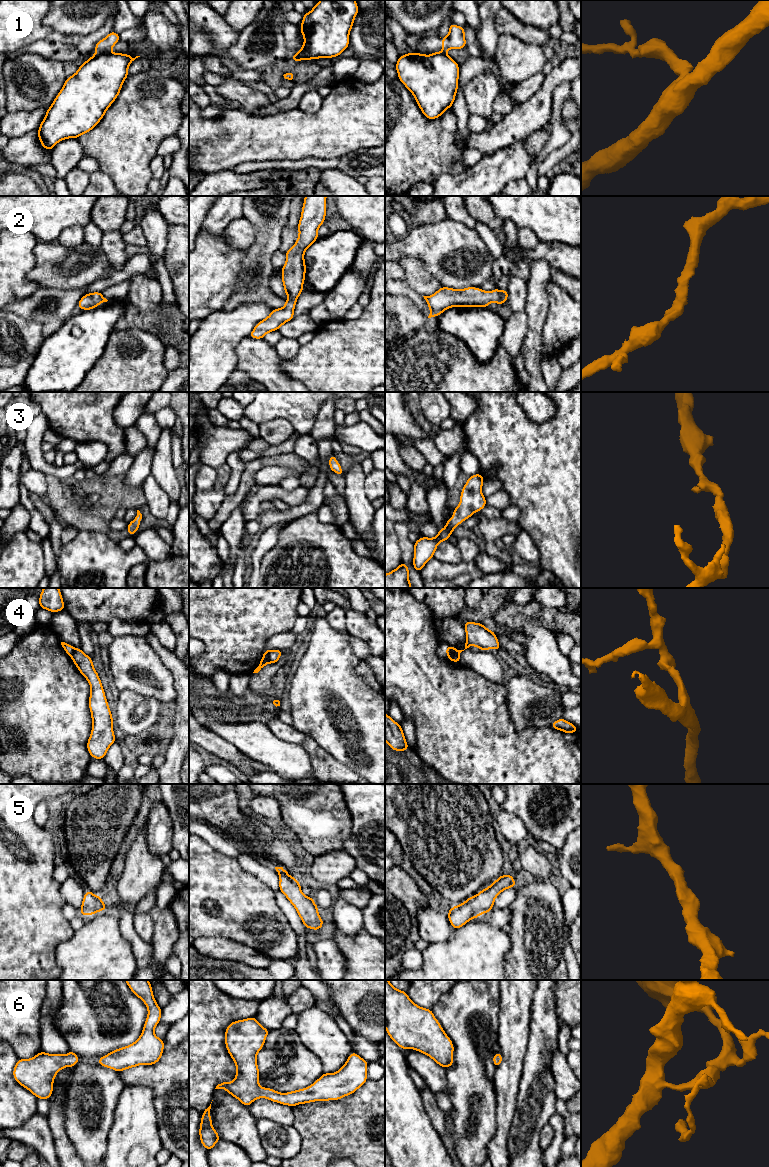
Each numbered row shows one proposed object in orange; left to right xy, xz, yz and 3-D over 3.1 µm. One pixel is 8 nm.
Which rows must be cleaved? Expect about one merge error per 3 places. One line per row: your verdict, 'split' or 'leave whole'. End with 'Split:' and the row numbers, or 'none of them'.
1: split
2: leave whole
3: leave whole
4: split
5: leave whole
6: leave whole
Split: 1, 4

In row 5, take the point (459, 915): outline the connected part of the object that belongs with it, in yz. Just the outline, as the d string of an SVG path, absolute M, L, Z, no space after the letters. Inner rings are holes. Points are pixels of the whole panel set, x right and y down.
M501 875L489 887L477 895L469 897L465 902L448 909L448 919L451 926L457 930L472 919L493 909L494 901L504 890L516 887L512 875Z

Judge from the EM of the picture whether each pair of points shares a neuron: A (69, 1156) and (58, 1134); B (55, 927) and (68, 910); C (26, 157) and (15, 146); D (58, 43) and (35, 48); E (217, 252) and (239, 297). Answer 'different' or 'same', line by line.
A: same
B: different
C: same
D: same
E: different

